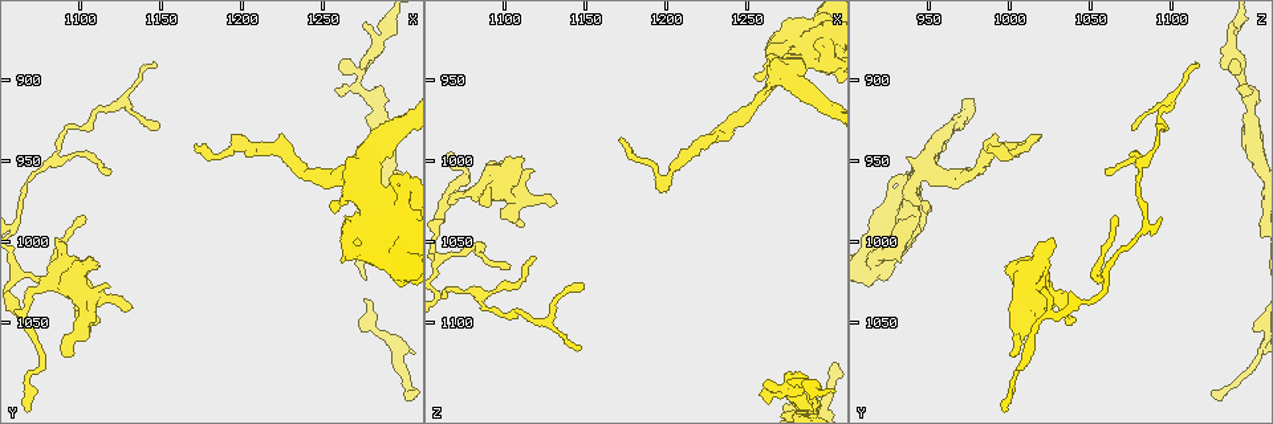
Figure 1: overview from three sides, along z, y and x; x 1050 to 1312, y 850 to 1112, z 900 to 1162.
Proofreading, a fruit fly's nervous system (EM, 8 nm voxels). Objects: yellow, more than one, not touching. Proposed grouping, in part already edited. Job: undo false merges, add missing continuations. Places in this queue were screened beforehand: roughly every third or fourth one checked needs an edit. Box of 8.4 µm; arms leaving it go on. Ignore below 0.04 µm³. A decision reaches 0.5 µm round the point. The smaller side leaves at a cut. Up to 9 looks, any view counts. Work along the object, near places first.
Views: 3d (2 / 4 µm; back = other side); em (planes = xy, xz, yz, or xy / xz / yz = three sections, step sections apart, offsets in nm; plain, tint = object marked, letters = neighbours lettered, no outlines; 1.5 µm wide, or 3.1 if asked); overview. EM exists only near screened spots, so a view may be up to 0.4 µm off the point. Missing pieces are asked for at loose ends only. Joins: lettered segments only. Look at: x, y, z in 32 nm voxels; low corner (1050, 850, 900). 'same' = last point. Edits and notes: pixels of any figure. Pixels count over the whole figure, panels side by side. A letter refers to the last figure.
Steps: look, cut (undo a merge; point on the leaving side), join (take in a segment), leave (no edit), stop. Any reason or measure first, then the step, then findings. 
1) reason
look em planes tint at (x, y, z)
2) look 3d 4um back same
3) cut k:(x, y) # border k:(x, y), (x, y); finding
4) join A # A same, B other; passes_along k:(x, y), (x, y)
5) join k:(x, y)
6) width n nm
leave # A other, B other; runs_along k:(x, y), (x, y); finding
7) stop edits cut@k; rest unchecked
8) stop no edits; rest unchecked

branch stops here
look 3d 2um at (1146, 888, 1116)

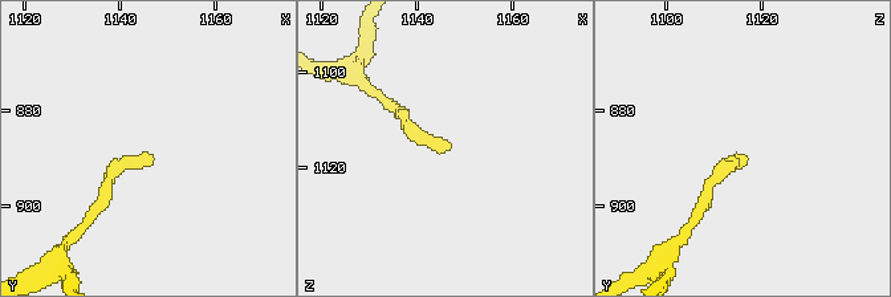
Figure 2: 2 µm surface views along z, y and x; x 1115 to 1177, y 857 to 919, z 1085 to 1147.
look em planes letters at (1147, 890, 1115)

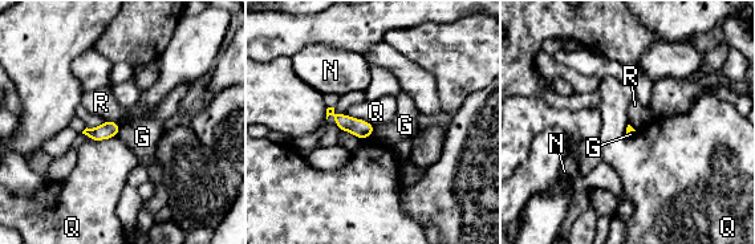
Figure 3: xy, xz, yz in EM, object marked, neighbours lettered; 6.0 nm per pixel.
leave # G other, N other, Q other, R other; border 3:(345, 114), (362, 118), (373, 126); none of them fits

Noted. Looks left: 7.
an open end
look 3d 4um at (1112, 1048, 1038)

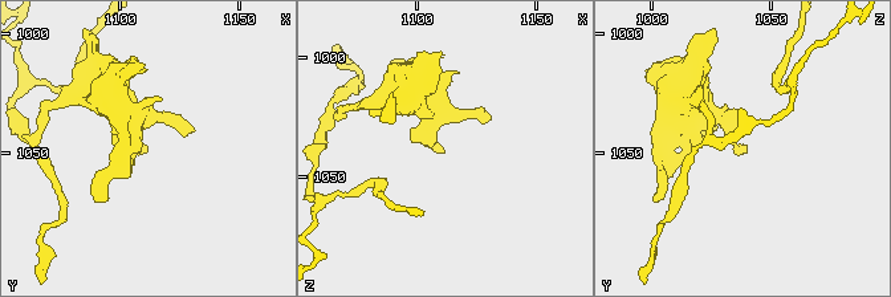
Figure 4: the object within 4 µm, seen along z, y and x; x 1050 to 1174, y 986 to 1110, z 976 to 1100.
look em yz step 4 tint at (1112, 1048, 1038)

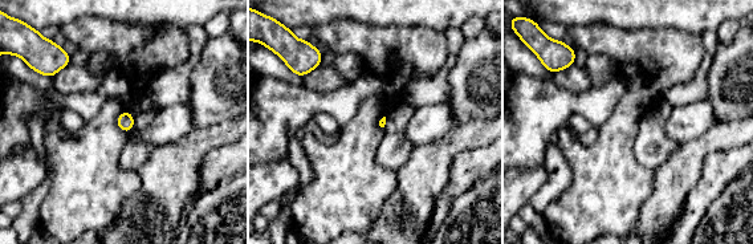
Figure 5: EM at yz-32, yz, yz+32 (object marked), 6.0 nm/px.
cut it another way
look em planes letters same

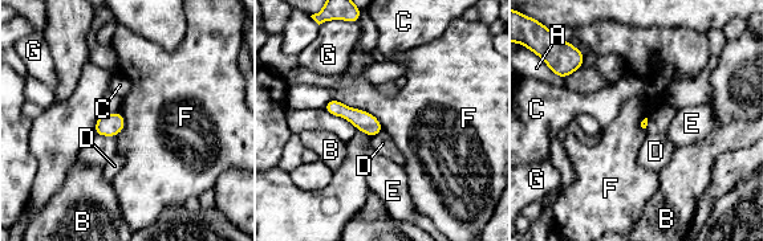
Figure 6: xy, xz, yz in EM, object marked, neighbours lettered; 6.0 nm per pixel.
longest_contact F 360 nm
leave # A other, B other, C other, D other, E other, F other, G other; runs_along 6:(328, 107), (340, 109), (378, 129); no lettered segment goes on from it

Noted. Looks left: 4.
tapers out
look em xz step 8 tint at (1172, 938, 990)

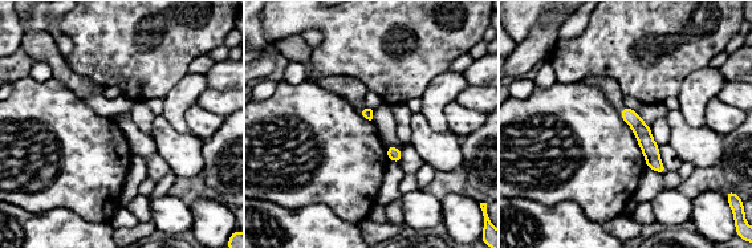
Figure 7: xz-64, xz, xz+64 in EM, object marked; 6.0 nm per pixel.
another direction
look em planes letters same

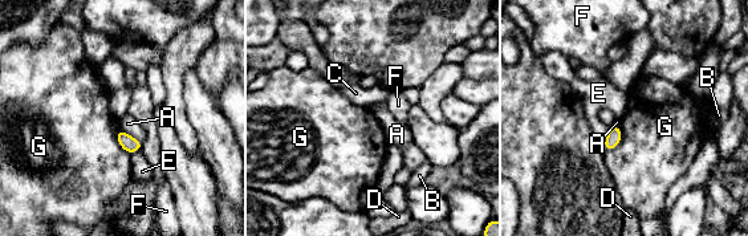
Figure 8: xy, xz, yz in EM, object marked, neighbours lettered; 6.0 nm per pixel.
longest_contact G 190 nm
leave # A other, B other, C other, D other, E other, F other, G other; border 8:(118, 129), (142, 143); none of them fits

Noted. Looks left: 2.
stop no edits; rest unchecked

